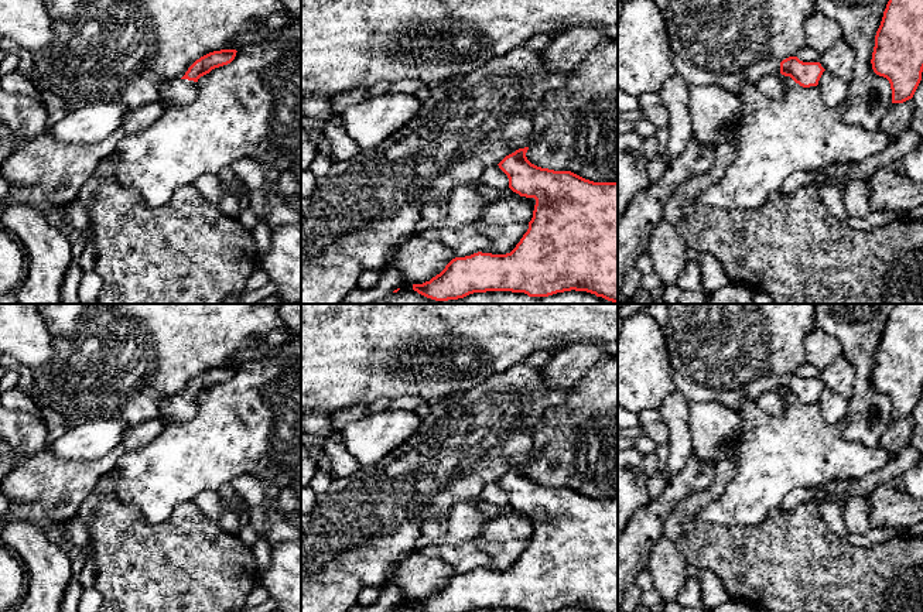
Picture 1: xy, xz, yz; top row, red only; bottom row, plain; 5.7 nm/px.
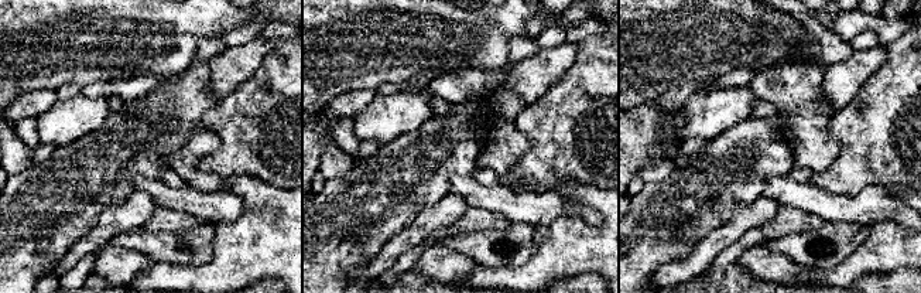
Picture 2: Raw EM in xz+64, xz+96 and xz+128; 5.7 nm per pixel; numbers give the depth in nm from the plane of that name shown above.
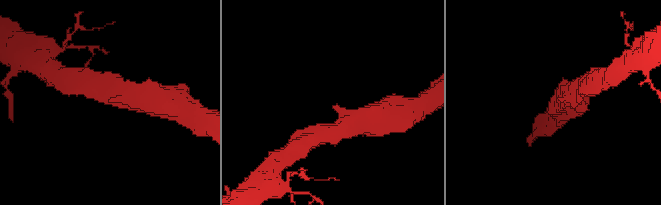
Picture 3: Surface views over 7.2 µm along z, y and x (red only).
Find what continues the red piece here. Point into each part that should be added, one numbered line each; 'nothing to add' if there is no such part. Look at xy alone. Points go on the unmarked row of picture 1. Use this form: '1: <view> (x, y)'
1: xy (175, 409)

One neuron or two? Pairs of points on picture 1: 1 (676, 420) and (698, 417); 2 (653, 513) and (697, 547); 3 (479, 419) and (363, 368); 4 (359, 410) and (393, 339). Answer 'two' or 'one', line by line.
1: two
2: two
3: two
4: two

